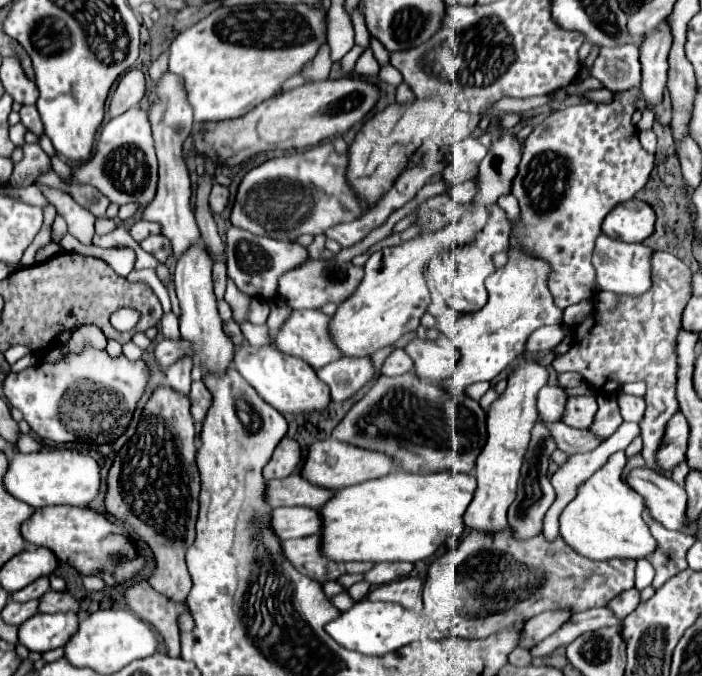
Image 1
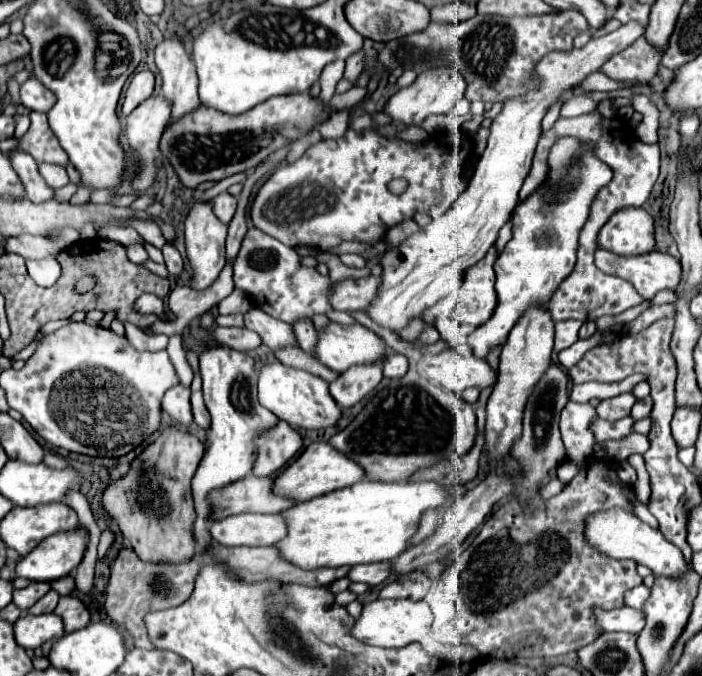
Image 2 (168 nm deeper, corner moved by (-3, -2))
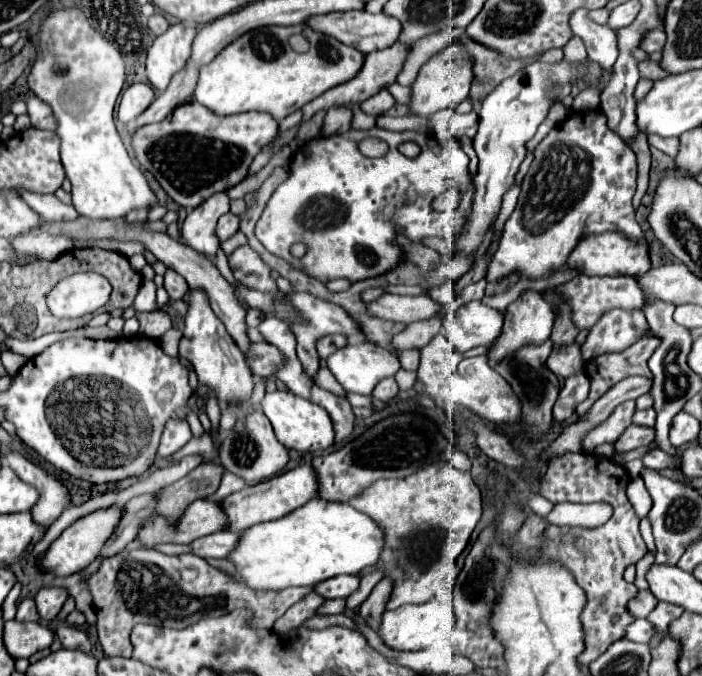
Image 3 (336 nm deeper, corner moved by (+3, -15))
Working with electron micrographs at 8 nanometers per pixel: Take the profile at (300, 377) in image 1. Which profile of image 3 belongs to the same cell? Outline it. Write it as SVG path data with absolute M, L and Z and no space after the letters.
M267 390L261 408L269 422L273 424L277 440L287 448L287 450L297 450L297 452L319 452L327 450L333 444L333 424L327 416L327 412L309 400L303 400L295 396L293 392L283 392L283 390Z

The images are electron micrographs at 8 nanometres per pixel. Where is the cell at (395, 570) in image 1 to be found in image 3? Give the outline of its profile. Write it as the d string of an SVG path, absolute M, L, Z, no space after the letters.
M333 576L331 580L323 580L313 590L323 598L347 598L359 586L359 576Z

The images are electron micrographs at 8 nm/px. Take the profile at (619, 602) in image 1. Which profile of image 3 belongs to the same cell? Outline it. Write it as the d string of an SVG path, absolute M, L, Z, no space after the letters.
M641 590L631 602L629 602L629 610L635 618L647 618L653 608L657 606L657 598L651 594L651 590Z

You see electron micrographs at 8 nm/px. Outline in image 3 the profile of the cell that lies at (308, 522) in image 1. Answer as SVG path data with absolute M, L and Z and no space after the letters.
M219 530L213 532L211 536L203 536L191 542L191 554L199 558L227 558L229 552L235 548L237 540L241 534L229 532L229 530Z

